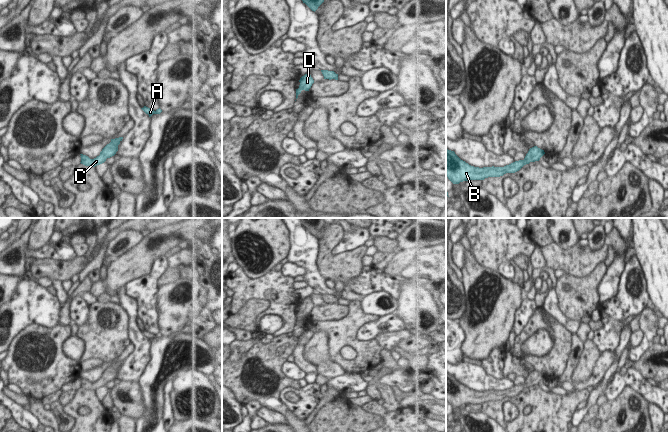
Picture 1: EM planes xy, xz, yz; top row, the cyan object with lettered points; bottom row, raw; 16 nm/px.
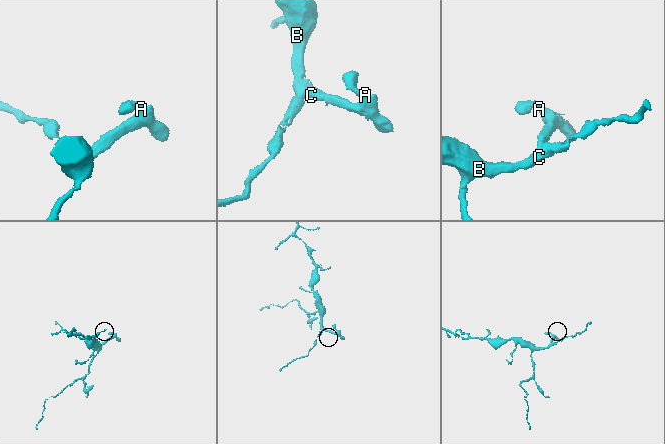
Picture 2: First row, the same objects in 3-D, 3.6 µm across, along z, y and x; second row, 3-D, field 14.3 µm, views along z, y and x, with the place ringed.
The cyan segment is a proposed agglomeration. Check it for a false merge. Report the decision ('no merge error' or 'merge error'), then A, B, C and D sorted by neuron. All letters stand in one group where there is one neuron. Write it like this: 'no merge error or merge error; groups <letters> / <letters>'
no merge error; groups A B C D

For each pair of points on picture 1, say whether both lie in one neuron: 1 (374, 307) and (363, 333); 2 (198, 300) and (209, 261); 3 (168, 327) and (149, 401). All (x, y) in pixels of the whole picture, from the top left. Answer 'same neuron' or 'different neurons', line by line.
1: different neurons
2: different neurons
3: different neurons

